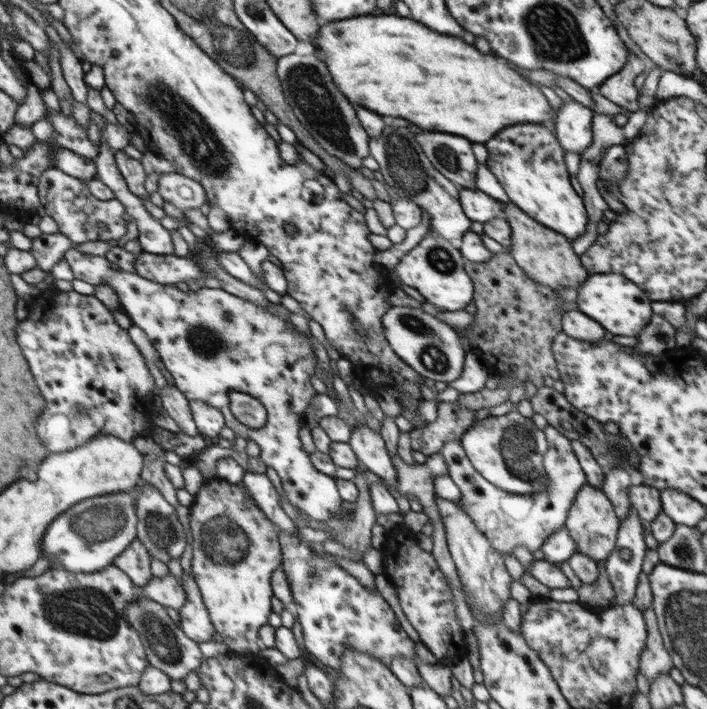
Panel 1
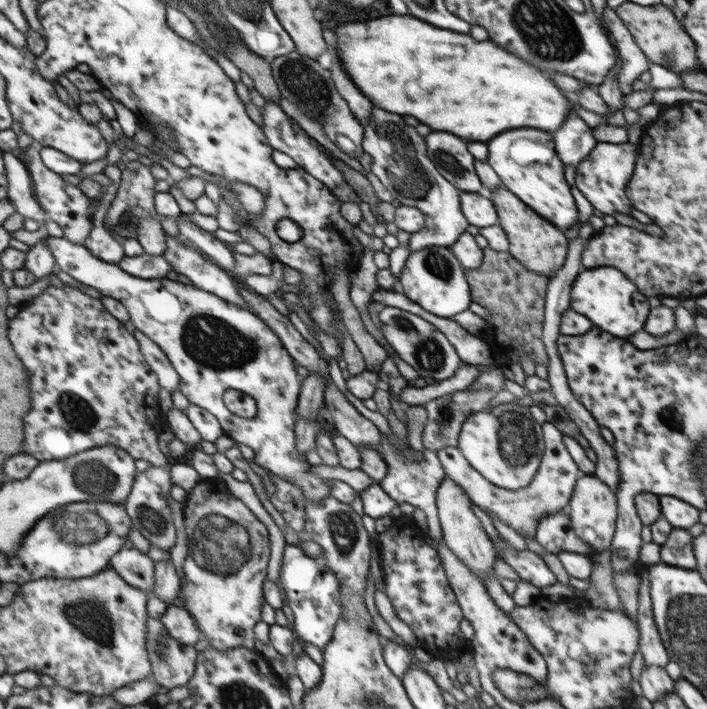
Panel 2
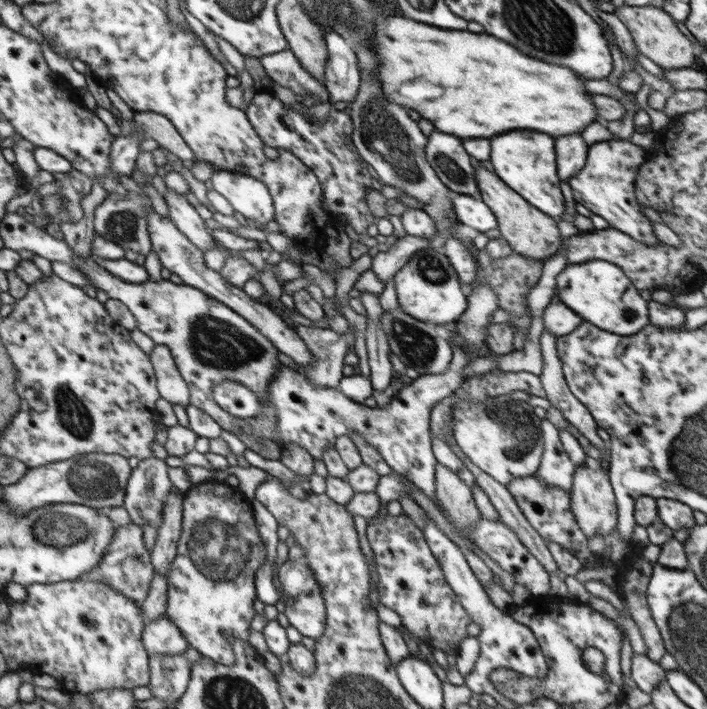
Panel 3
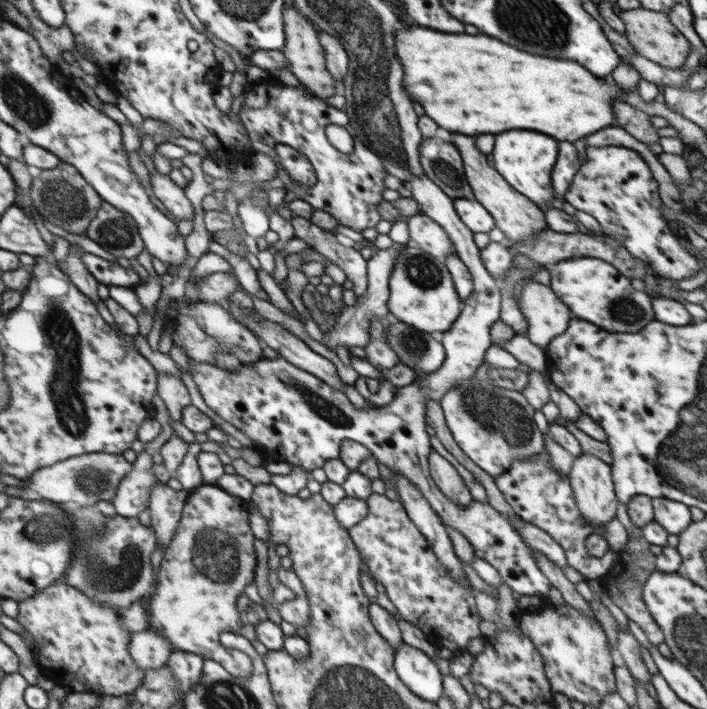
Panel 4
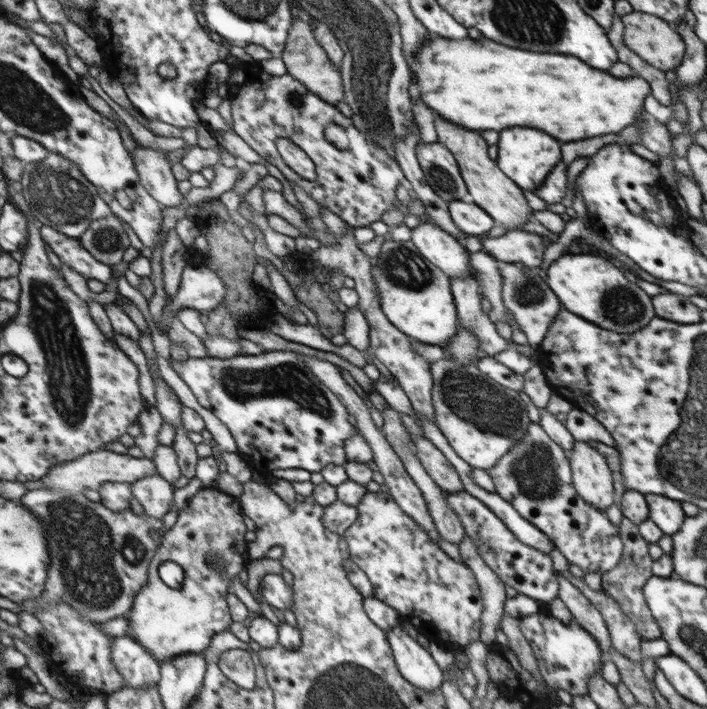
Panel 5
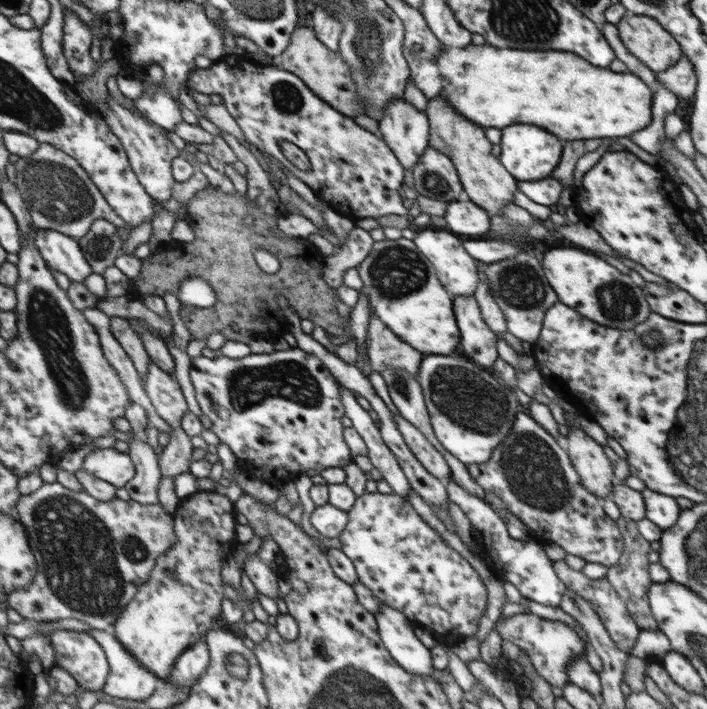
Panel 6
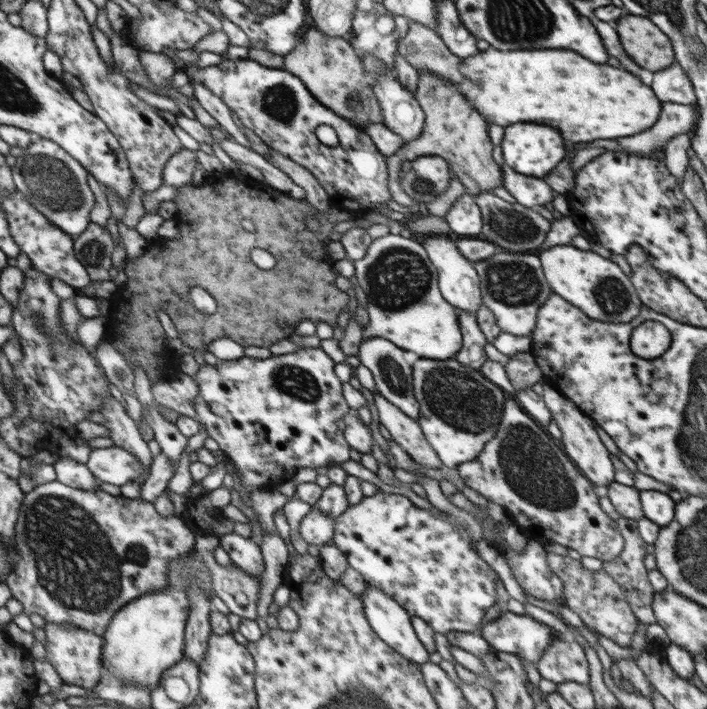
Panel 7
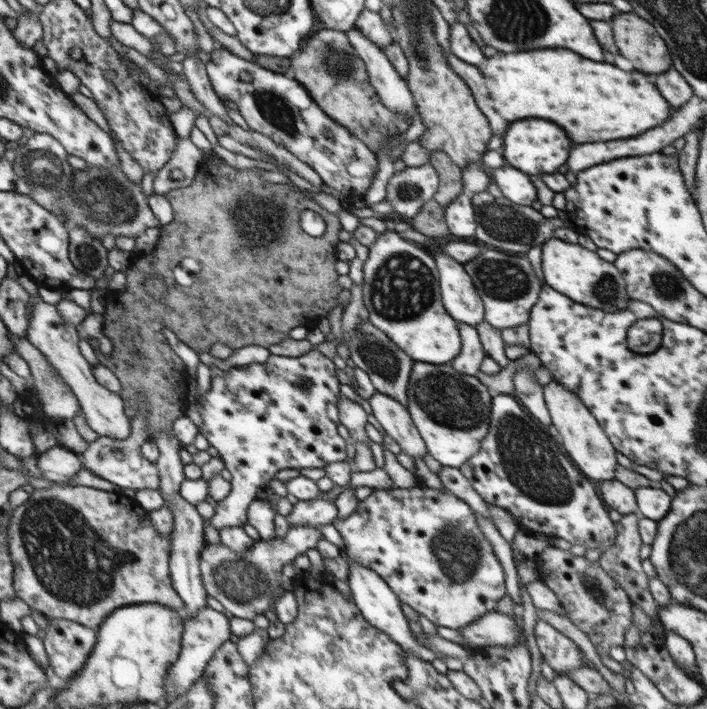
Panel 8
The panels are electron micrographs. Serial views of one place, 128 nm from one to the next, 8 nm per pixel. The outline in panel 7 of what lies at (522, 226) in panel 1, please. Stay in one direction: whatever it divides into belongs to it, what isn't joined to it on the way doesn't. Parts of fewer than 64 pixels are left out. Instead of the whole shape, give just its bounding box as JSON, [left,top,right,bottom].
[386,74,504,196]

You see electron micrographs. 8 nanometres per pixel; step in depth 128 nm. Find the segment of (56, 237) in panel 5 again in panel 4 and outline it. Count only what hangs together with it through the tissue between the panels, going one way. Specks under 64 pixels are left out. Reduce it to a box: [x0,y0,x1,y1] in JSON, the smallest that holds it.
[80,251,141,288]

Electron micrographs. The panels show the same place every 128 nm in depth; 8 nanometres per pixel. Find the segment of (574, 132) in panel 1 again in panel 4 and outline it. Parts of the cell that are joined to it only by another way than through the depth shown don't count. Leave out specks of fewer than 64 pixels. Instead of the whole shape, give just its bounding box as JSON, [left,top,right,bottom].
[552,142,582,198]

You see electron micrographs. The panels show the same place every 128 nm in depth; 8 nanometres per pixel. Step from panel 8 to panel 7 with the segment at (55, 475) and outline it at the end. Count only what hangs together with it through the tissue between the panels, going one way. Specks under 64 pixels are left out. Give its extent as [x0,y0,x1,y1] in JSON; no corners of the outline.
[53,453,100,490]

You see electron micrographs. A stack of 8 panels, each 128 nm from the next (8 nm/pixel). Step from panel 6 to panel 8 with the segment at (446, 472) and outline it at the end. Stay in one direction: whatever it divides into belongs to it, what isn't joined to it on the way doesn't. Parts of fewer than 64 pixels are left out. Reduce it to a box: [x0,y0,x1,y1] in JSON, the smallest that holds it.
[369,391,428,457]

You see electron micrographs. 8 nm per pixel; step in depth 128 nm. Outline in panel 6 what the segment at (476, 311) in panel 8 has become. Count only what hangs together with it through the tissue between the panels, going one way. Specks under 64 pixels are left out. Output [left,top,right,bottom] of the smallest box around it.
[414,226,480,296]

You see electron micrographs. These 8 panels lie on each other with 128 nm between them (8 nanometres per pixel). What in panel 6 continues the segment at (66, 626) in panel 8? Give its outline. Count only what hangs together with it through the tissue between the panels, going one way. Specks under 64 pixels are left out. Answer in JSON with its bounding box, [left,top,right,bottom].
[50,630,109,691]

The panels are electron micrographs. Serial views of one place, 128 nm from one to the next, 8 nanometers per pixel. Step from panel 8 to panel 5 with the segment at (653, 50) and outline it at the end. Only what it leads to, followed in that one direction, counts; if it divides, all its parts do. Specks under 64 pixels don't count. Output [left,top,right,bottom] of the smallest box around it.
[621,10,686,73]

